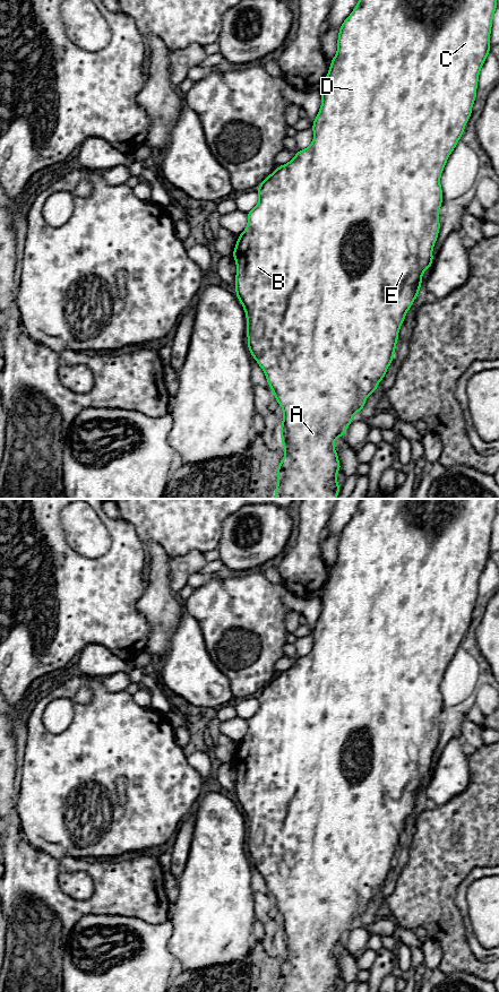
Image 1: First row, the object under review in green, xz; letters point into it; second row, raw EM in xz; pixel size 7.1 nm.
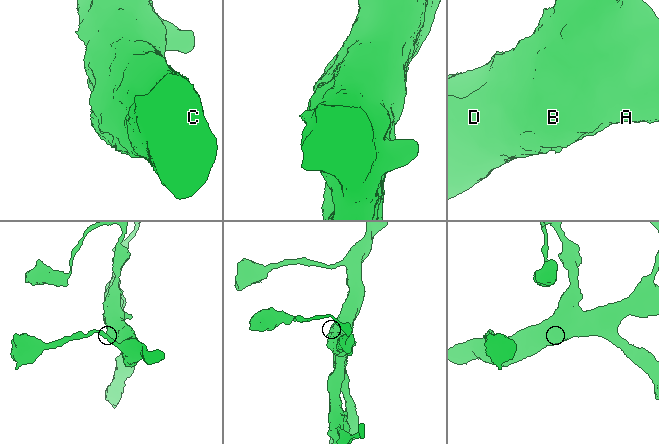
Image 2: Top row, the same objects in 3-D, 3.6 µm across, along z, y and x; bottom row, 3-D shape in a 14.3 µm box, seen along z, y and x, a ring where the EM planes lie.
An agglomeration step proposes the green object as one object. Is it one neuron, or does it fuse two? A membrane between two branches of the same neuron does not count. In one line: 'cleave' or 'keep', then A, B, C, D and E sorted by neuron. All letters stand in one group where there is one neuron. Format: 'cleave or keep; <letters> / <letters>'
keep; A B C D E

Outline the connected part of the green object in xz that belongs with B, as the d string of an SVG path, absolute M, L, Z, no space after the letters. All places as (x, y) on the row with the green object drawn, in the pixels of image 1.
M359 0L353 11L339 27L337 53L332 59L332 64L329 66L328 74L325 78L325 86L320 92L321 106L312 123L313 140L311 145L306 149L296 152L295 156L289 163L276 167L276 170L270 173L257 188L259 200L256 207L247 213L248 225L238 236L238 242L233 250L233 258L236 264L234 286L236 292L235 295L242 304L247 317L249 352L265 372L268 387L273 390L274 398L278 402L284 412L279 432L283 448L285 450L285 457L277 466L278 483L276 484L274 499L336 499L339 493L341 485L336 481L336 474L341 471L341 464L334 448L334 442L338 437L345 435L347 426L353 422L353 415L358 412L362 412L368 396L377 390L378 383L384 379L387 369L394 359L399 328L405 319L406 312L410 310L414 300L419 295L423 271L429 269L433 261L432 250L440 230L438 214L442 204L440 176L449 155L455 149L459 138L463 136L465 126L472 114L472 106L478 95L476 86L479 81L479 74L487 55L490 53L490 33L496 9L497 0Z

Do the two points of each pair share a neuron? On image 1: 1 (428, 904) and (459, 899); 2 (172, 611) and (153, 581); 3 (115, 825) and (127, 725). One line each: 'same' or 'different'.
1: different
2: same
3: same

